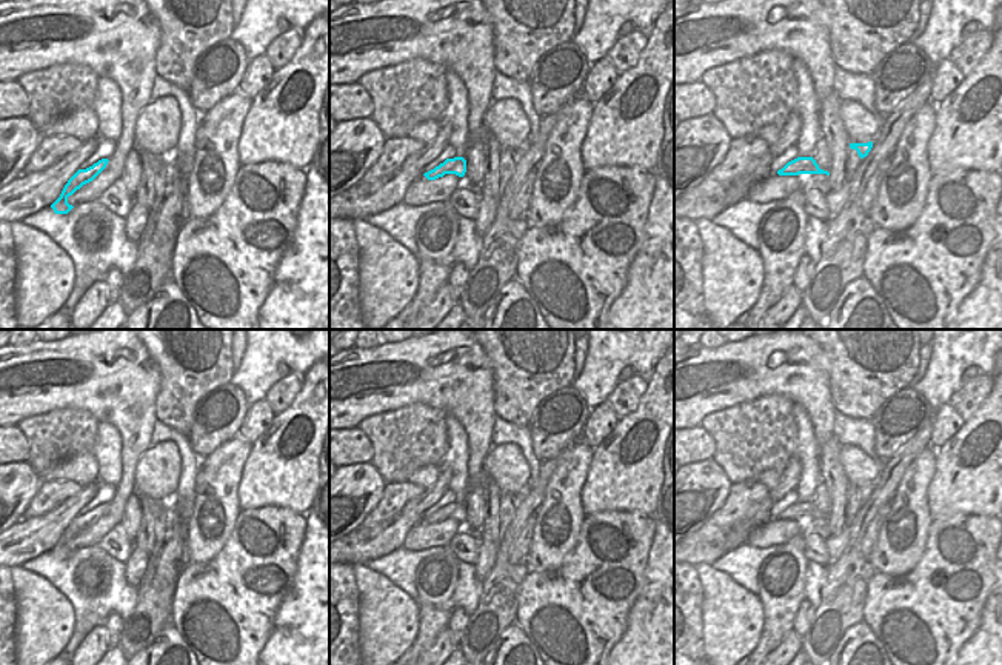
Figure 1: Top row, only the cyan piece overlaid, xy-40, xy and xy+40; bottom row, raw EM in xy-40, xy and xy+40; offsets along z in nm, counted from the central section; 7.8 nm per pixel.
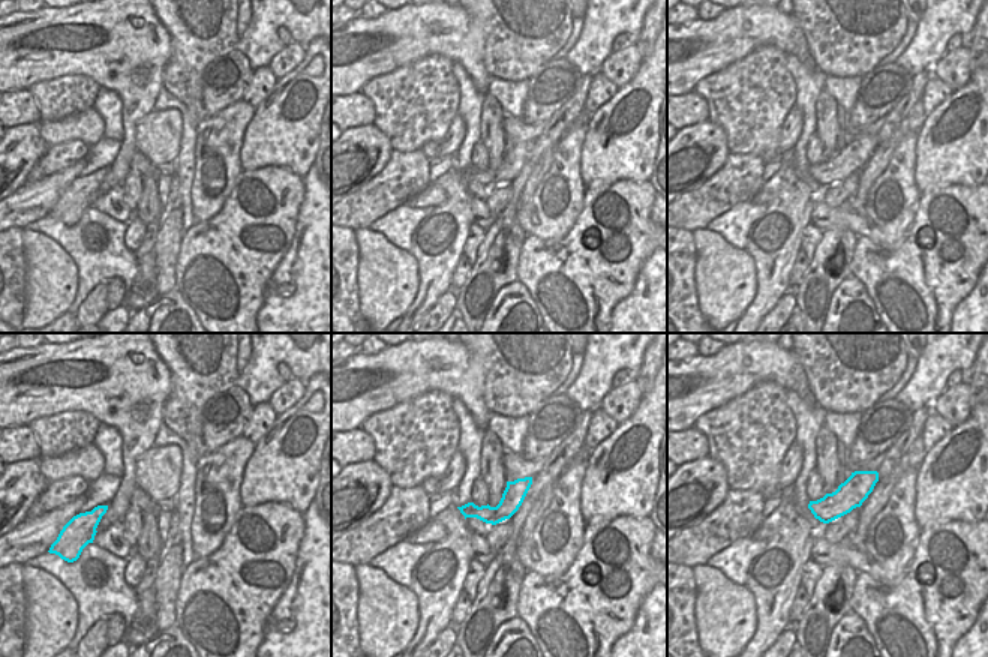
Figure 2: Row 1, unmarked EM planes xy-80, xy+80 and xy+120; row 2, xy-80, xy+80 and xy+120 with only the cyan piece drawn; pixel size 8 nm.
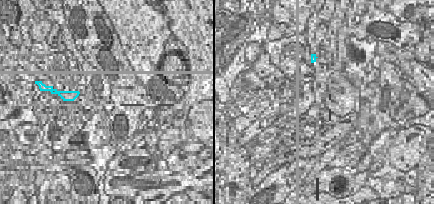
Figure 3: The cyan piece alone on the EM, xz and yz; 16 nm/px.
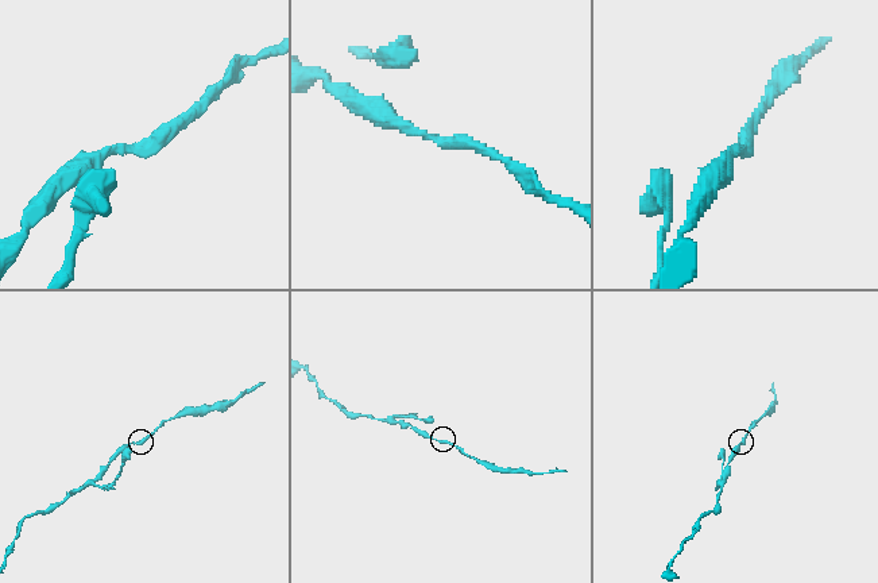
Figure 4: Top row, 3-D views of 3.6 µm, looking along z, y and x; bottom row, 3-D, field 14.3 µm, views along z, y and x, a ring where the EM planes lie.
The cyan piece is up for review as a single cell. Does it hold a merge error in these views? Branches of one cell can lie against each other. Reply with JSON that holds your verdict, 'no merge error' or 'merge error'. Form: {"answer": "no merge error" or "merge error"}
{"answer": "no merge error"}

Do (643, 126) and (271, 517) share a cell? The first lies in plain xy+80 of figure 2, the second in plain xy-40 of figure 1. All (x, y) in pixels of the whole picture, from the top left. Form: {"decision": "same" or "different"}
{"decision": "different"}

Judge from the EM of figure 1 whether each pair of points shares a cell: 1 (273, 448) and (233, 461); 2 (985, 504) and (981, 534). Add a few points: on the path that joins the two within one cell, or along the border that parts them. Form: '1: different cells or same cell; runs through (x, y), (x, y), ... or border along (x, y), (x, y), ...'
1: different cells; border along (251, 445), (237, 491)
2: different cells; border along (985, 514), (947, 516)

